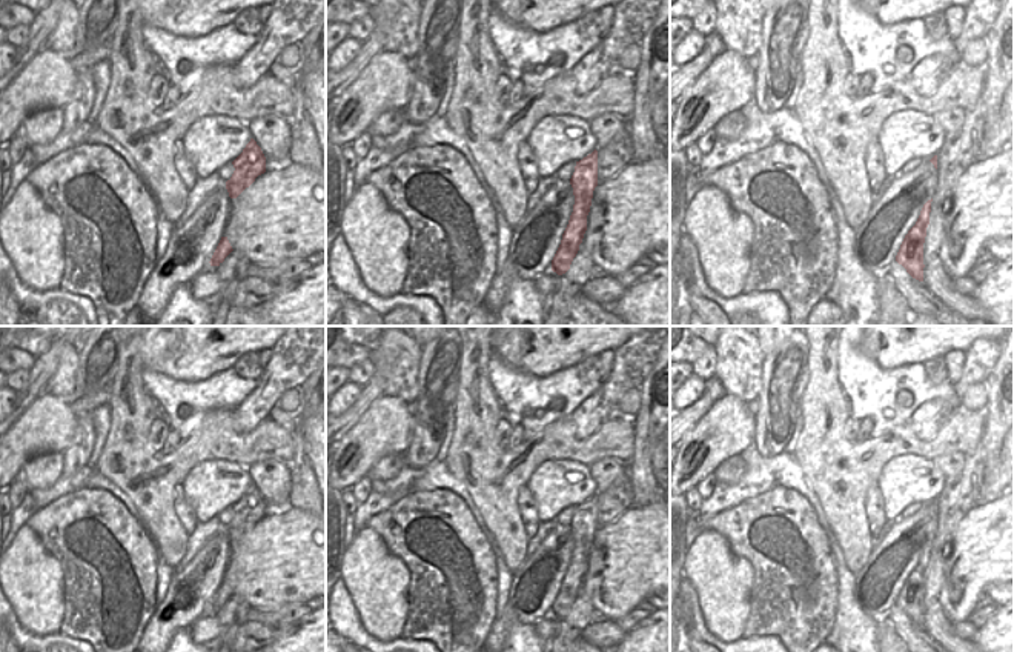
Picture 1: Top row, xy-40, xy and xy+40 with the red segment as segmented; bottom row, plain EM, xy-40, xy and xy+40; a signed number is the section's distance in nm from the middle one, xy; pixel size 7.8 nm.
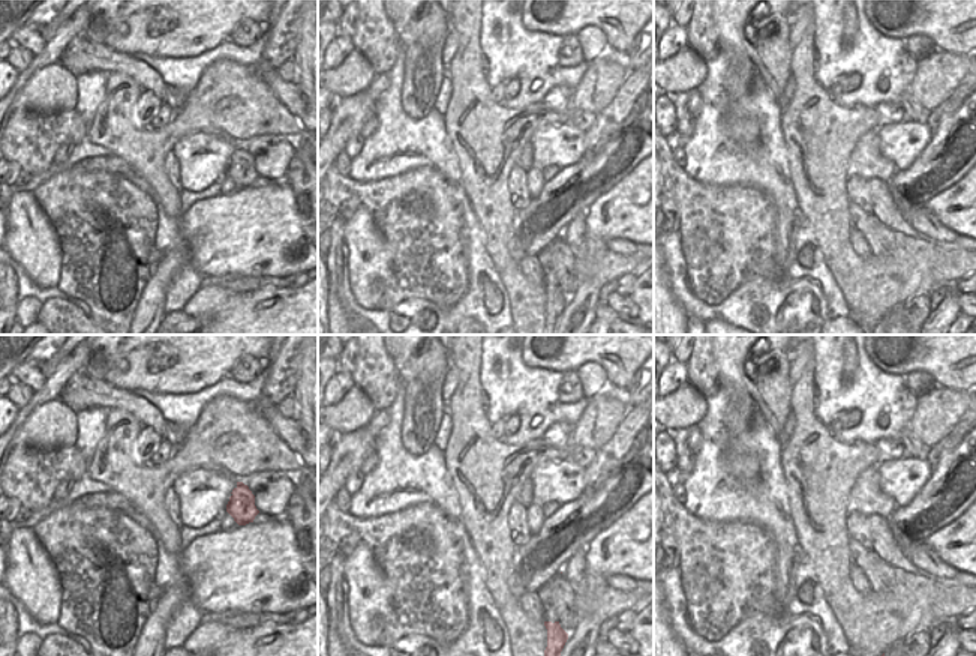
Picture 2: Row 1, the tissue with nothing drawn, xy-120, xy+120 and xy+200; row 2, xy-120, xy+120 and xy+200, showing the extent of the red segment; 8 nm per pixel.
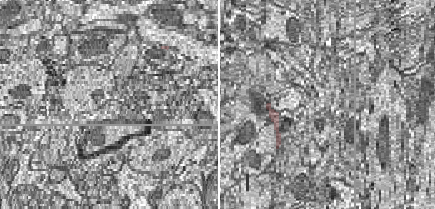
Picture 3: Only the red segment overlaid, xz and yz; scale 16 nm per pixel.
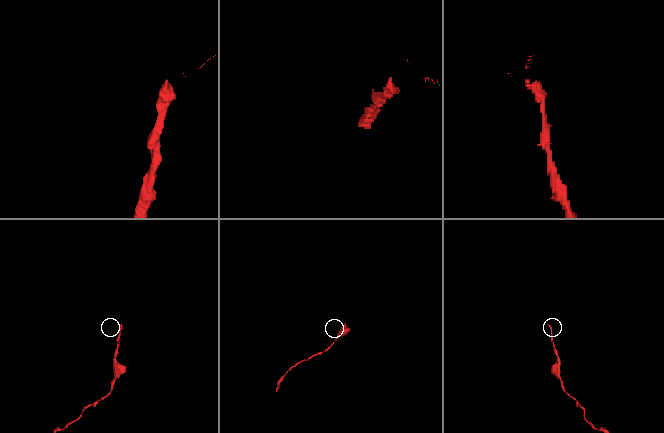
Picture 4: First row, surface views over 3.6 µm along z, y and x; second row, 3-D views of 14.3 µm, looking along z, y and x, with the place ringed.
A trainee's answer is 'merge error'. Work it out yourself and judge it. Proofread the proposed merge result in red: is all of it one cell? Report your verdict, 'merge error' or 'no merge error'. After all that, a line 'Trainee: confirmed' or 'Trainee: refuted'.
no merge error
Trainee: refuted

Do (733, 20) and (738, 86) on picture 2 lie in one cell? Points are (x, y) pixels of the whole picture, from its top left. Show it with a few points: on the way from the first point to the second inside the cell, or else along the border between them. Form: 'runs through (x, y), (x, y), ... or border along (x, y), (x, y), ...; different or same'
runs through (733, 36), (738, 69); same

